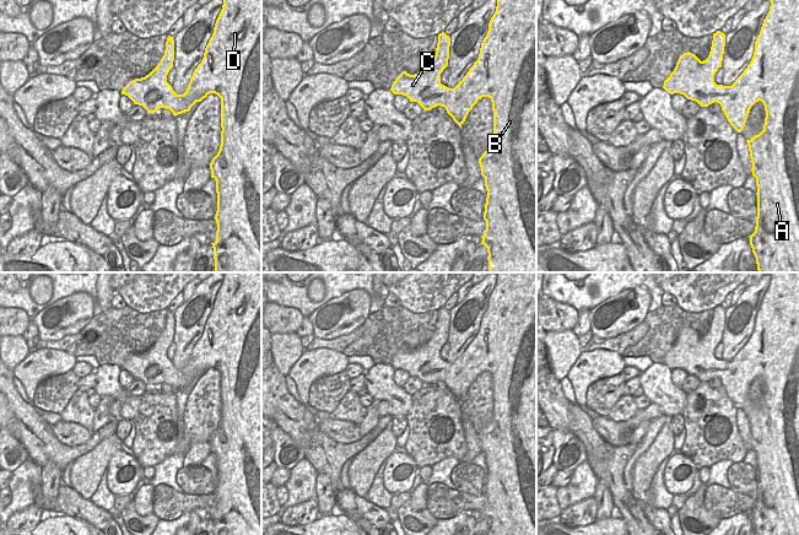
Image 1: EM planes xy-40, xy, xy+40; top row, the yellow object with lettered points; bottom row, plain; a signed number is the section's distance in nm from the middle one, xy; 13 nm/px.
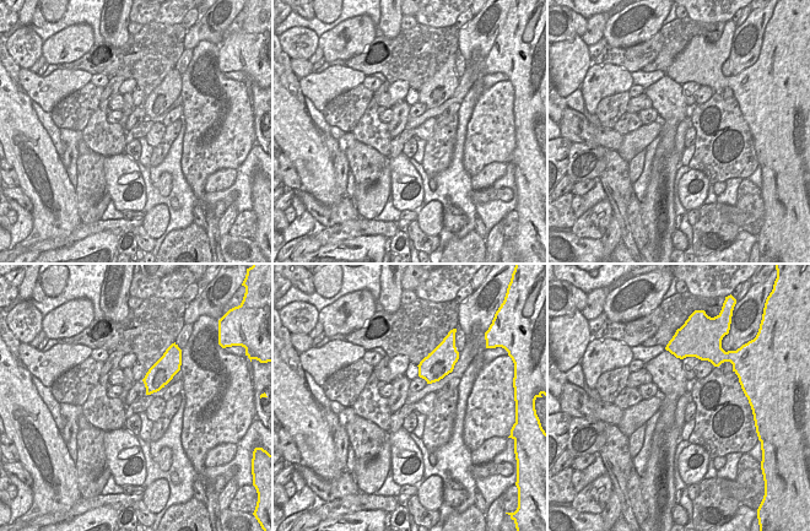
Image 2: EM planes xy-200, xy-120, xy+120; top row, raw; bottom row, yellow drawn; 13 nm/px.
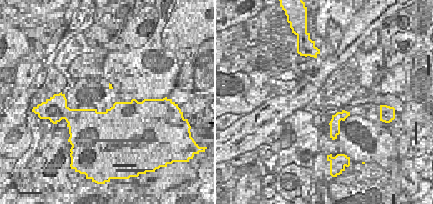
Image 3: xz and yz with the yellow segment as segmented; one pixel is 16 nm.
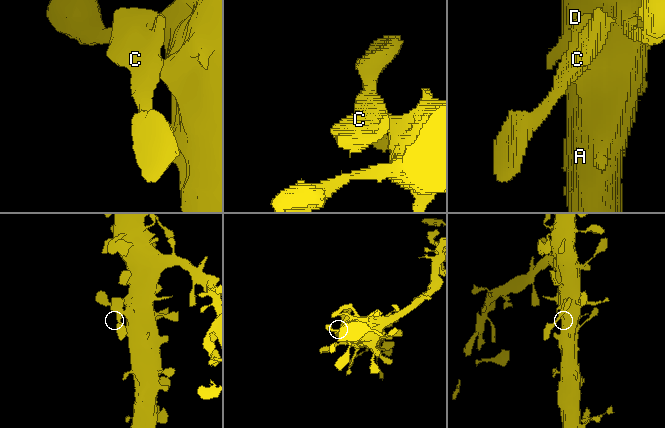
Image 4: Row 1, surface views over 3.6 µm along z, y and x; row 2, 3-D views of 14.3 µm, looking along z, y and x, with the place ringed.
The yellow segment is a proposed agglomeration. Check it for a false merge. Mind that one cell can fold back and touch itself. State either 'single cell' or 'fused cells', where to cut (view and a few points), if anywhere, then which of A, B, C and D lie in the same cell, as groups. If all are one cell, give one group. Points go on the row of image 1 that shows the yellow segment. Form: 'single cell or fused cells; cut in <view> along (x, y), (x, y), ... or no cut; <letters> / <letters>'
single cell; no cut; A B C D

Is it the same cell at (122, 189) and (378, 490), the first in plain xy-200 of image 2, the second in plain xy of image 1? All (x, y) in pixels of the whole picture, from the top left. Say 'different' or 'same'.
different

